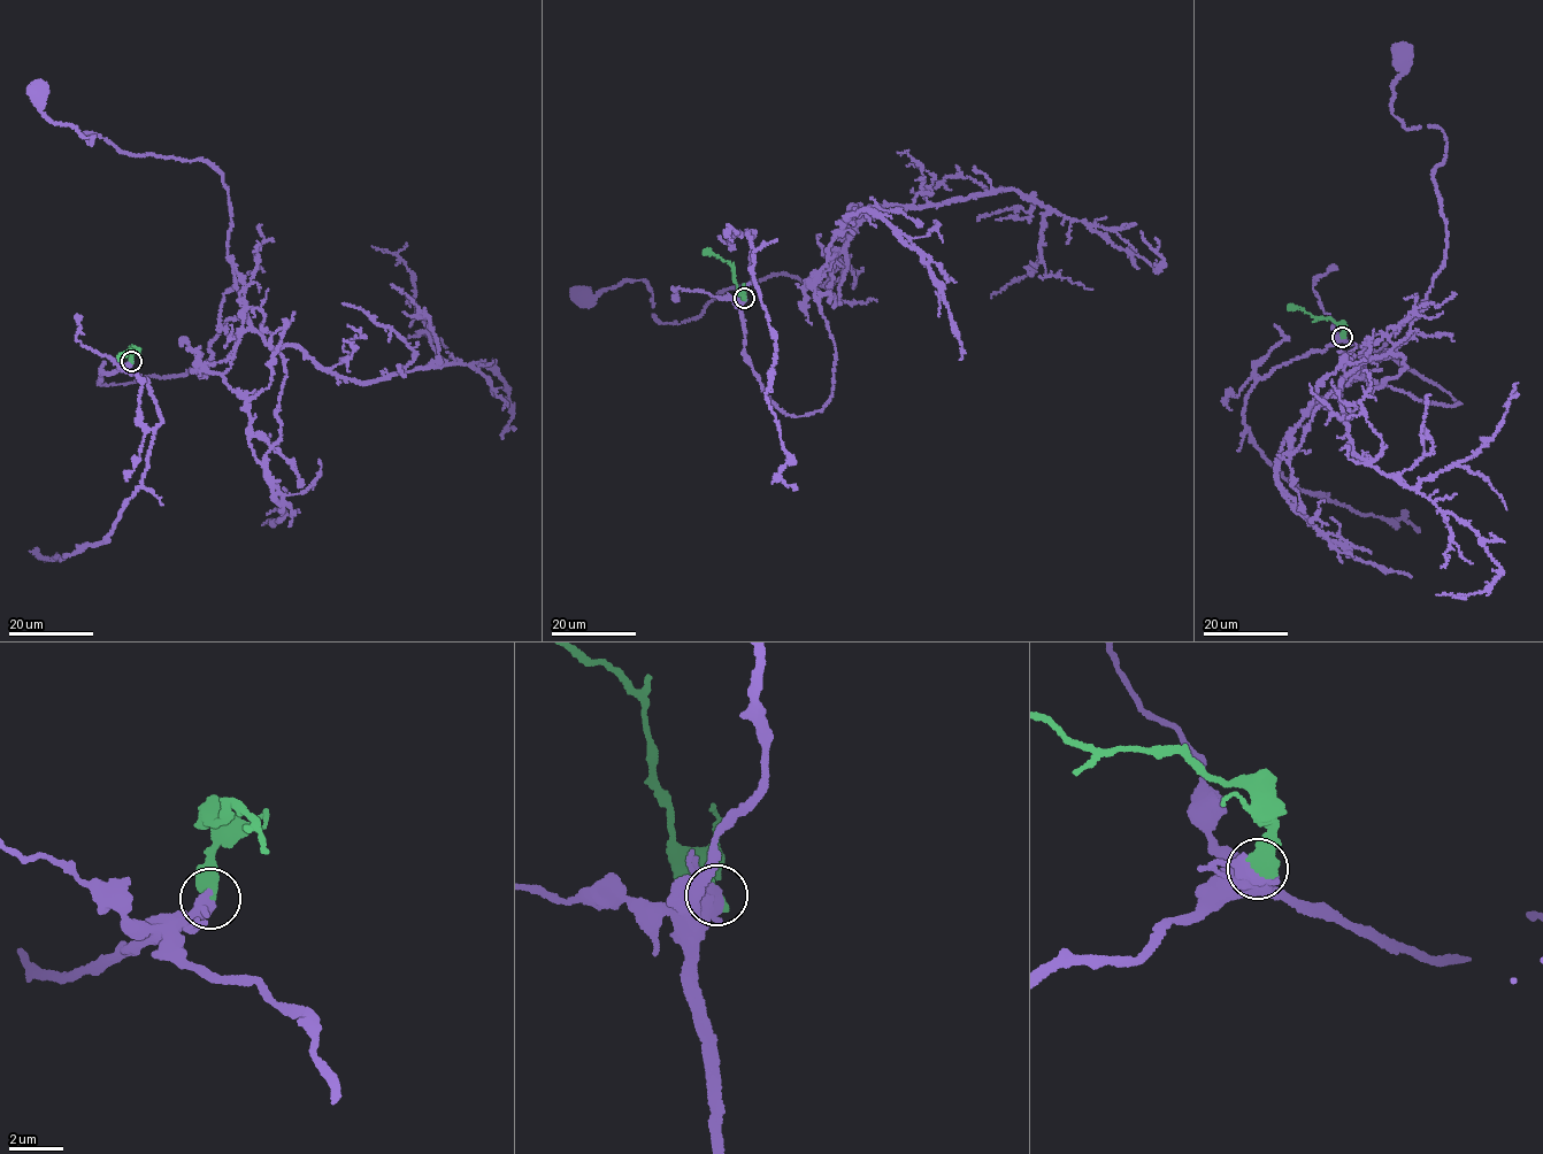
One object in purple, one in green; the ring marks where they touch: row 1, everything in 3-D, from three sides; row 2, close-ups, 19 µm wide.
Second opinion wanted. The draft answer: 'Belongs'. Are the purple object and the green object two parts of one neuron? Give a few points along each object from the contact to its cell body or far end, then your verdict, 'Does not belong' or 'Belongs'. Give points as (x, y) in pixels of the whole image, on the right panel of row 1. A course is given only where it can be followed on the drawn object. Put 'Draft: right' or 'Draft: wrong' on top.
Draft: right
Course of purple: (1343, 336), (1460, 404), (1356, 376), (1443, 261), (1432, 176), (1446, 140), (1407, 129), (1390, 105), (1407, 52). Course of green: (1343, 336), (1344, 328), (1329, 318), (1318, 318), (1300, 308), (1288, 308). Belongs

